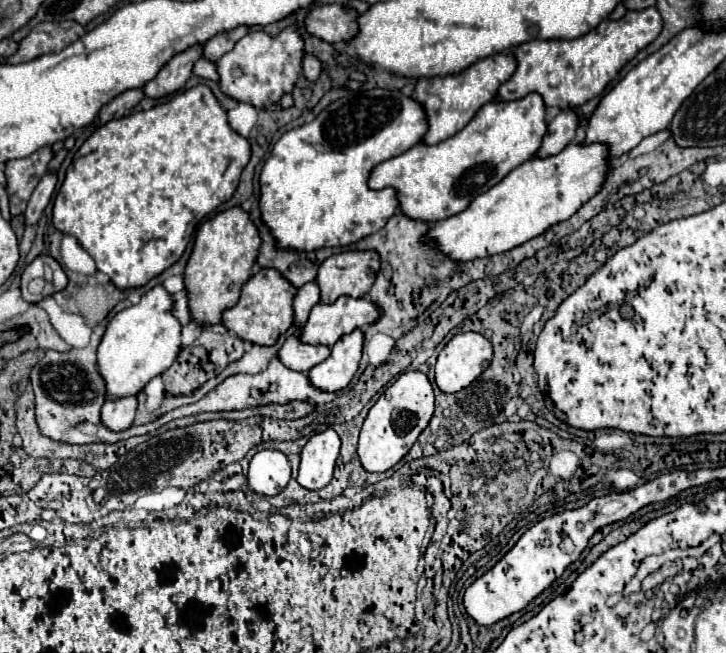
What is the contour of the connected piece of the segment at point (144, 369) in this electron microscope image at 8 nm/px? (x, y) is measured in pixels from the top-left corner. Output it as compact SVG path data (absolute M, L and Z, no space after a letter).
M161 287L147 291L139 305L119 311L107 325L97 349L99 373L105 381L105 397L111 401L135 397L143 387L173 365L179 355L181 325L171 313L171 295Z

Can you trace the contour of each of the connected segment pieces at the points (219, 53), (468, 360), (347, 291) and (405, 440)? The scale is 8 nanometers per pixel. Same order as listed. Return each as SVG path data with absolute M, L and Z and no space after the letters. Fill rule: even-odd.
M237 27L229 33L221 33L213 39L209 39L205 43L205 49L203 49L203 57L217 63L225 53L229 53L229 49L233 49L233 45L247 33L247 27Z
M459 333L455 335L439 353L435 365L435 383L443 393L457 393L469 383L473 383L485 369L483 363L491 363L493 347L481 333Z
M345 251L329 257L327 261L321 263L315 279L321 289L321 301L333 303L341 295L349 295L355 299L363 297L375 281L375 275L377 275L375 271L379 271L379 255L375 251Z
M405 371L385 393L377 399L371 411L365 417L359 435L359 459L365 471L383 473L397 465L407 451L413 447L421 431L429 425L435 411L435 397L433 387L421 371Z

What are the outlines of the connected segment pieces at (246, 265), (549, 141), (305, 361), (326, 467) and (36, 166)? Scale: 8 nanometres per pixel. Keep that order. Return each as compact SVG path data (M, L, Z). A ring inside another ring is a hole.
M239 207L217 213L199 227L193 253L185 267L185 289L191 321L203 327L221 323L221 313L225 309L231 309L239 301L239 291L251 277L251 267L255 265L259 245L261 239L255 225Z
M571 109L561 111L547 125L547 133L543 137L541 149L537 151L537 157L553 157L553 155L561 153L575 137L575 131L577 131L577 115Z
M295 333L295 335L287 337L287 341L279 349L277 357L285 367L305 373L311 367L325 361L329 357L329 353L331 353L331 349L327 345L309 345L305 341L301 341L301 337Z
M325 429L313 435L301 451L301 465L299 465L299 485L317 491L329 485L333 479L333 469L339 457L341 439L333 429Z
M47 145L29 157L7 163L5 177L7 177L7 195L11 203L11 217L25 213L25 205L29 203L29 197L37 187L39 179L43 177L43 173L47 171L51 159L53 149Z

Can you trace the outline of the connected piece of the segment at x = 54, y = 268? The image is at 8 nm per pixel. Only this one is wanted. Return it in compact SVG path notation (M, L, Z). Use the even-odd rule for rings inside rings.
M43 253L39 257L35 257L33 263L29 263L29 267L23 271L21 275L21 291L23 291L23 299L29 301L29 303L39 303L41 299L65 289L65 285L69 283L63 267L59 265L57 259L53 259L49 253ZM37 277L43 277L47 283L45 283L45 289L41 295L31 295L27 291L27 285L31 279L37 279Z

